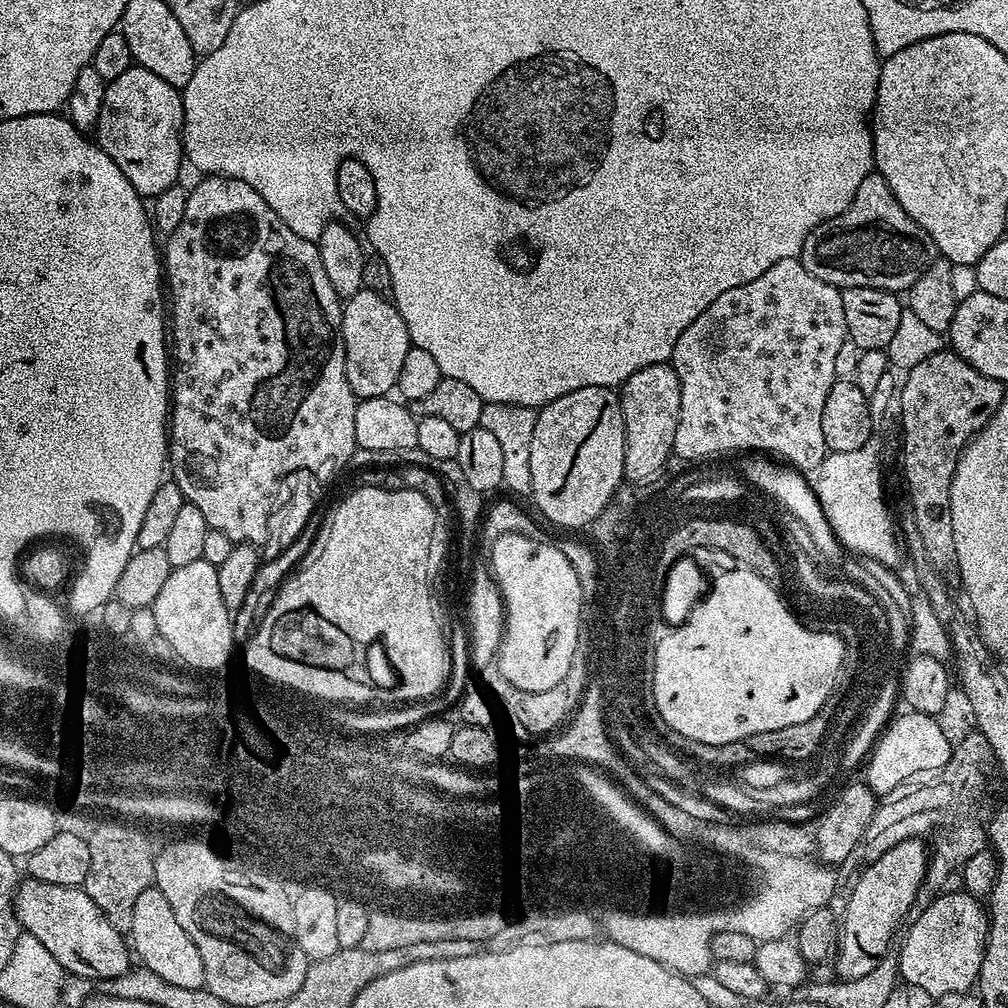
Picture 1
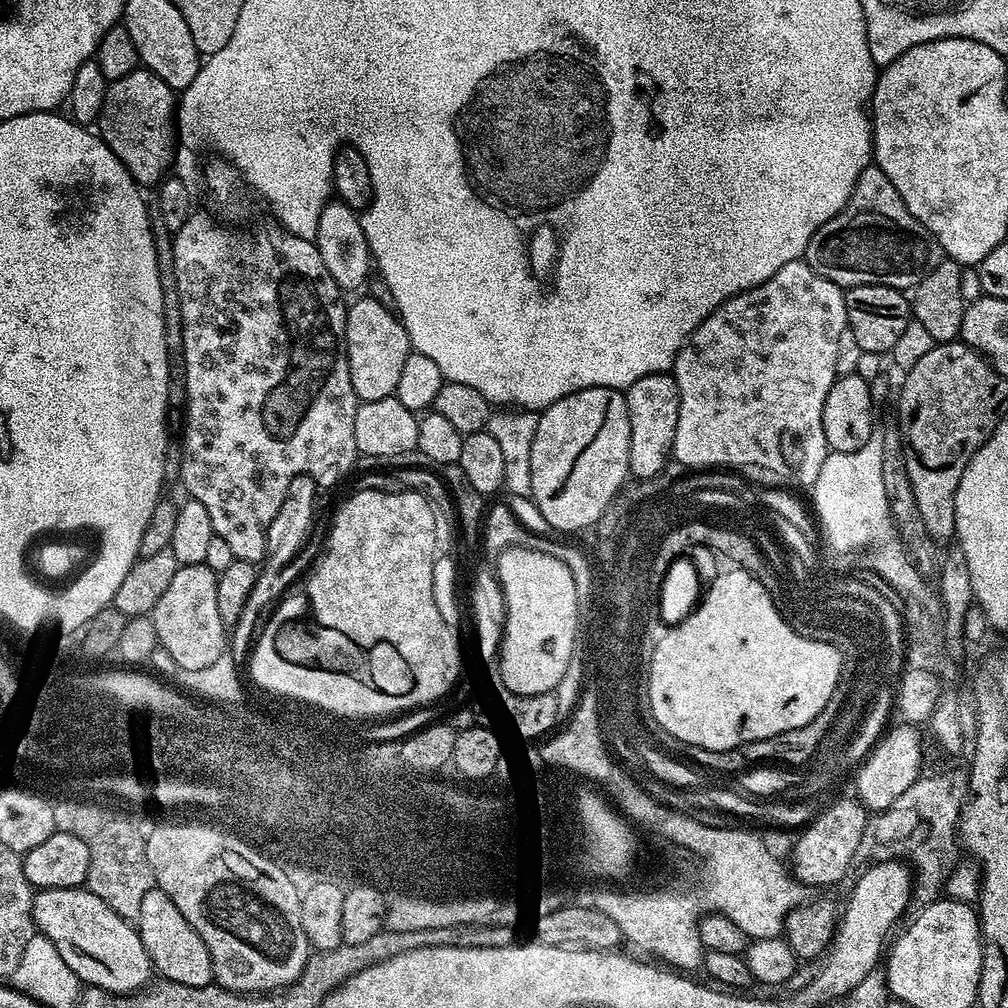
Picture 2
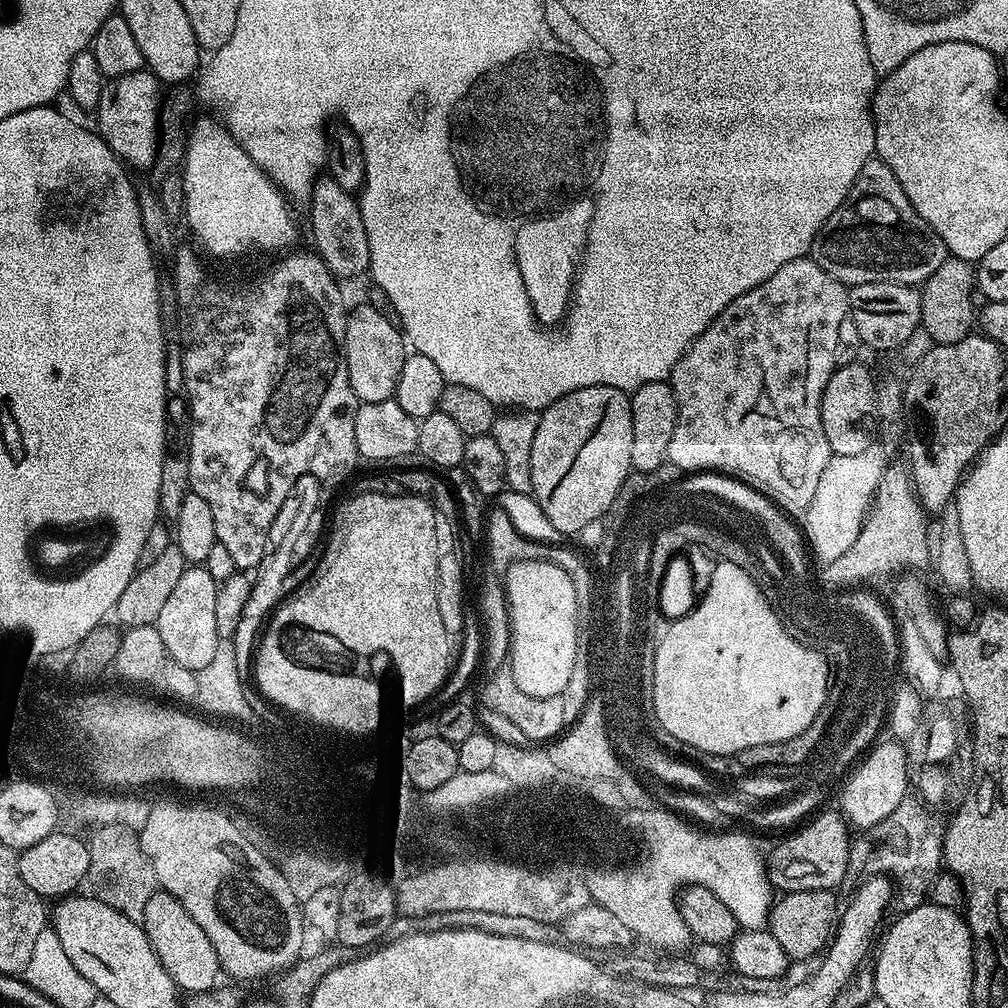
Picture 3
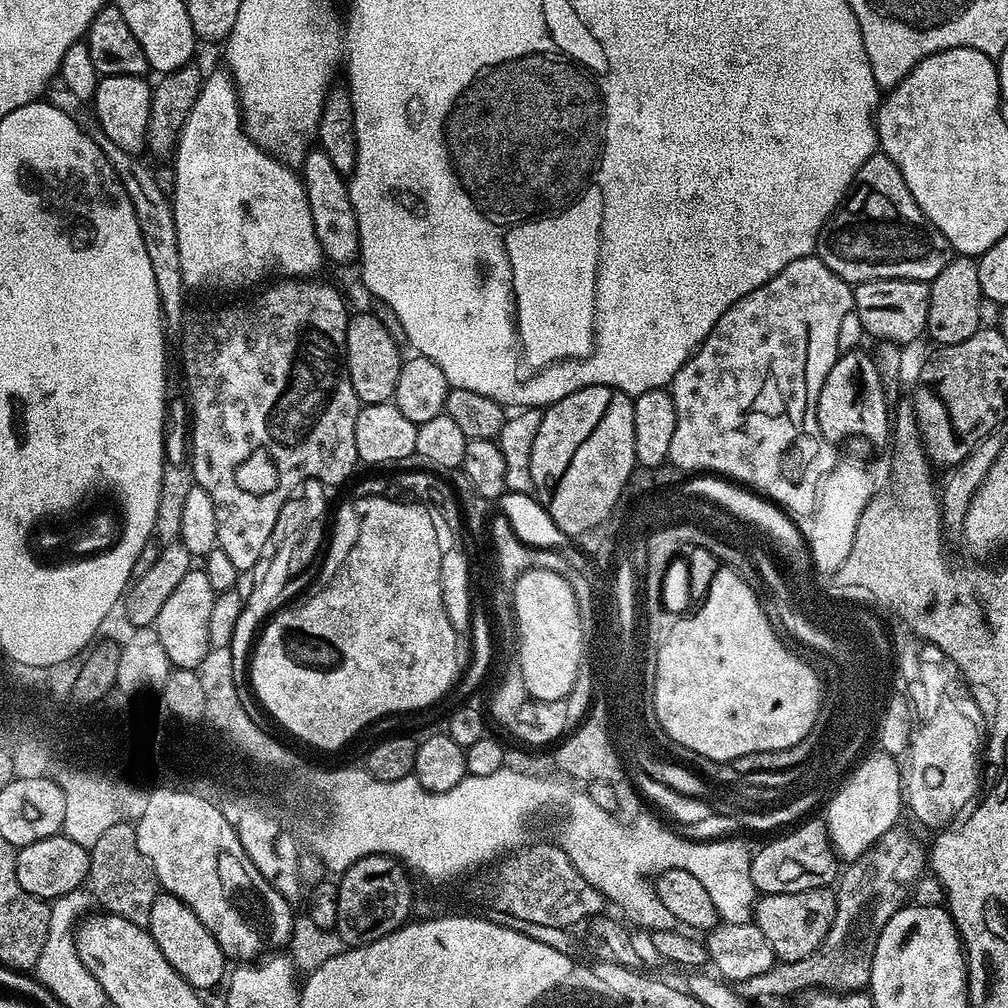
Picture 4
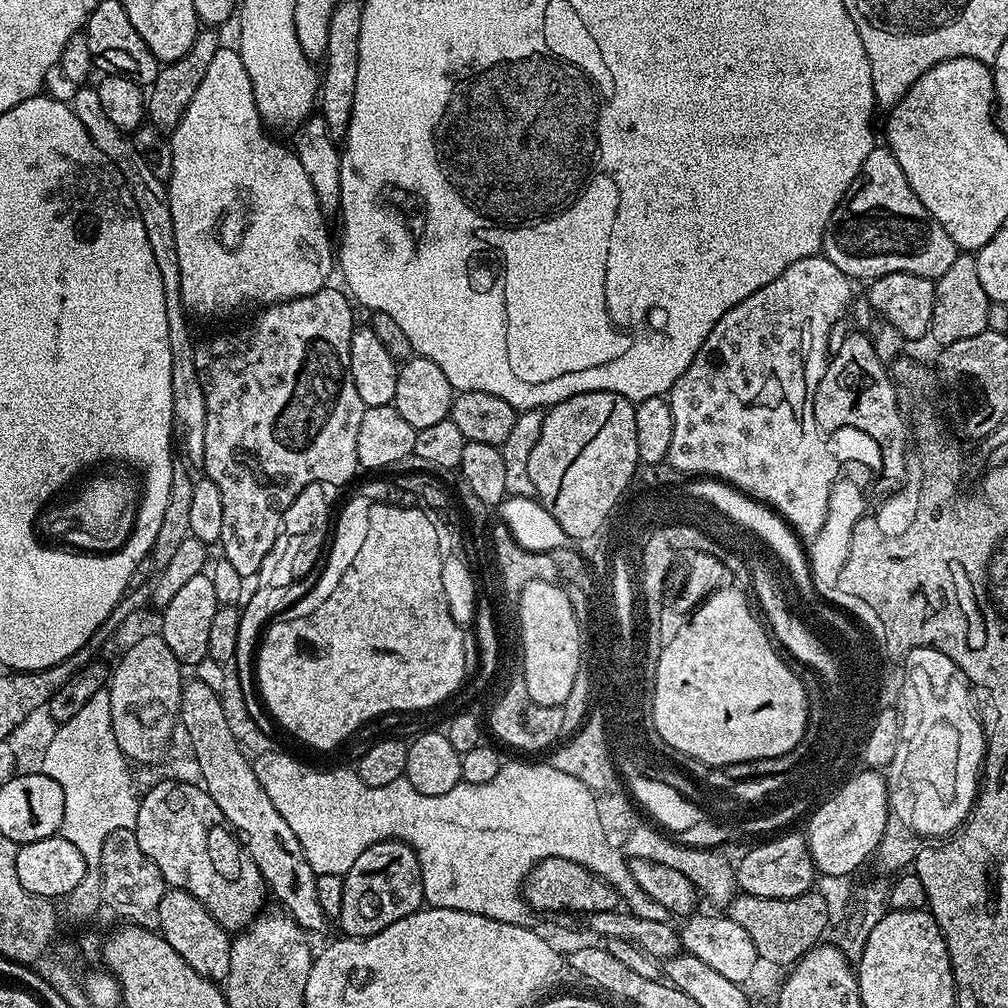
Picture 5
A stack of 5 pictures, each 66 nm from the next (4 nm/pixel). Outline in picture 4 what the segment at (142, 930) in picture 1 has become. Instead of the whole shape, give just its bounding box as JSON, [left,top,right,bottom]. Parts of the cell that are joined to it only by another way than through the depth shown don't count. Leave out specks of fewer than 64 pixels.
[146,891,226,990]

